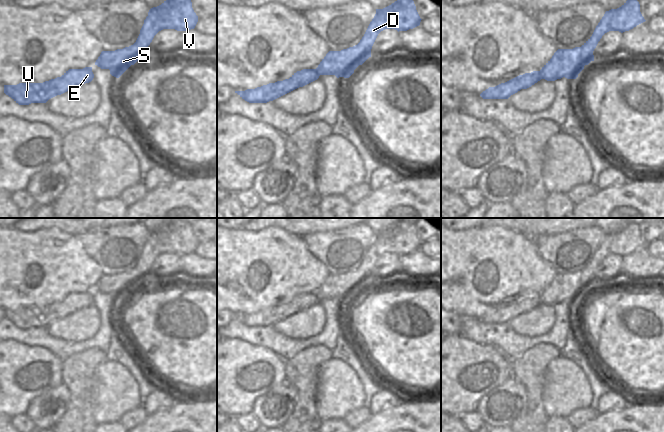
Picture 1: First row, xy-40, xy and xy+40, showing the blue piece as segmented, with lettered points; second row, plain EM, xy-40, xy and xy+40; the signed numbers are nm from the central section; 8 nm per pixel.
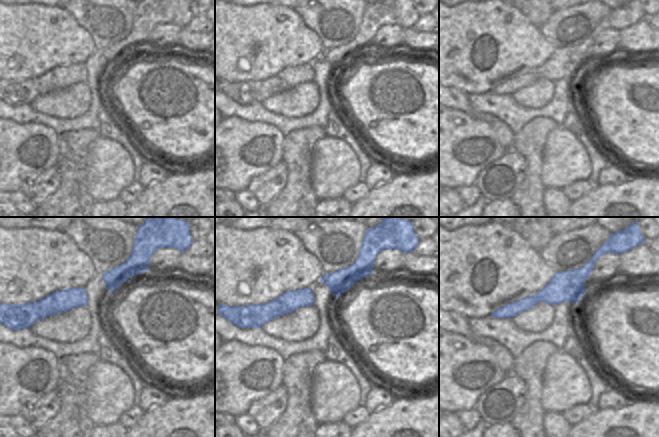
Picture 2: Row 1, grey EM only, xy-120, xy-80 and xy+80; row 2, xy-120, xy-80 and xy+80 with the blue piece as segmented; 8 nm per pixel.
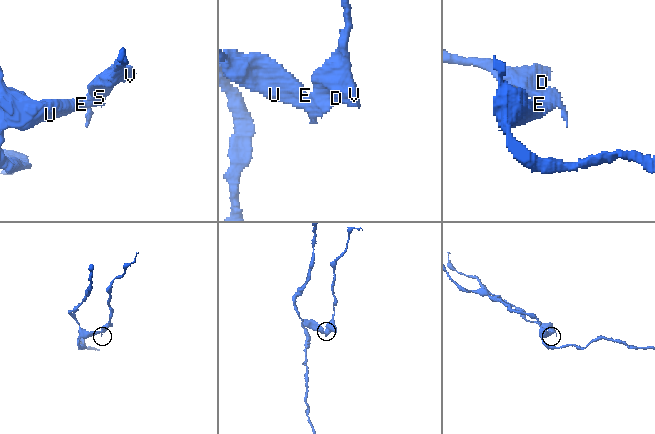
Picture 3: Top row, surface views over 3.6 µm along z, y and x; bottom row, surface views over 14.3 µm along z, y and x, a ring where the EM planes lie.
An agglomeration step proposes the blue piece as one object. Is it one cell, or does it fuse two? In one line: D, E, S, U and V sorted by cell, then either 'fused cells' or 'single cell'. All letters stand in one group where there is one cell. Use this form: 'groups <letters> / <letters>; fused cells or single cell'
groups D S V / E U; fused cells

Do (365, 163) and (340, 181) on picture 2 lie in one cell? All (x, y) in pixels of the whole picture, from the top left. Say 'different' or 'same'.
different

